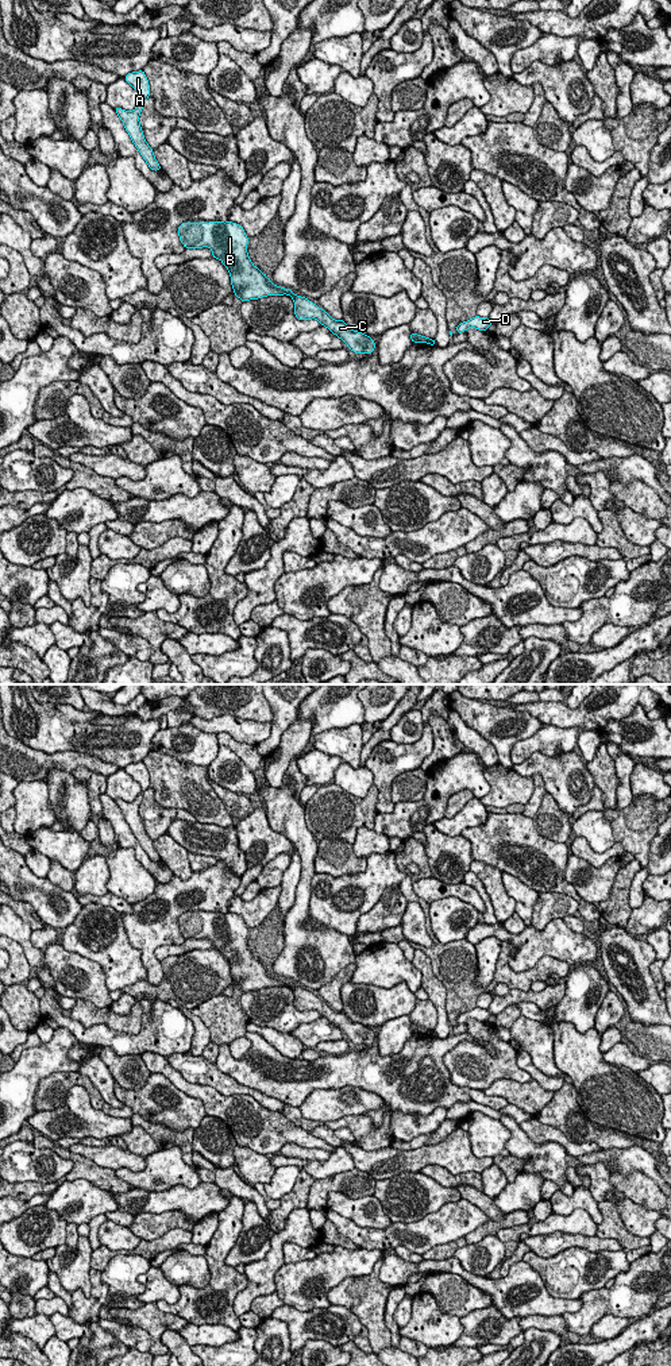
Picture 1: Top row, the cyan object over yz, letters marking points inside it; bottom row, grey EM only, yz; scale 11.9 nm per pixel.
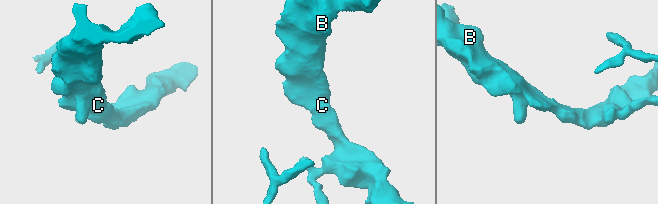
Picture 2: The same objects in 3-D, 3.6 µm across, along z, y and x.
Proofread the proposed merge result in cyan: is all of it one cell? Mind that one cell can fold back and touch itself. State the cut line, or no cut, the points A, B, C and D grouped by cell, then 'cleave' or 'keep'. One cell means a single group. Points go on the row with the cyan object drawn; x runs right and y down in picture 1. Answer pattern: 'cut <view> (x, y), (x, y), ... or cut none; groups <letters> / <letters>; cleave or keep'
cut yz (431, 339), (427, 342); groups A B C / D; cleave

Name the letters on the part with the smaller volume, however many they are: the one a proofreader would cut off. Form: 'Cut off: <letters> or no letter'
Cut off: D

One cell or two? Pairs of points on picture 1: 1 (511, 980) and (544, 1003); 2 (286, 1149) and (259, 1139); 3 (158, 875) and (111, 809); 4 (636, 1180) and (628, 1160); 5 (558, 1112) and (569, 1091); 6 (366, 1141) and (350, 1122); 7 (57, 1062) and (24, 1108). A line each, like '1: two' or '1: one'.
1: two
2: two
3: one
4: two
5: one
6: one
7: one

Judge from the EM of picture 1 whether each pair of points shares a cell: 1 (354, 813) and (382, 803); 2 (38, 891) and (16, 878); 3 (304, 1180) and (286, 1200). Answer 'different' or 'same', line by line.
1: different
2: same
3: same

